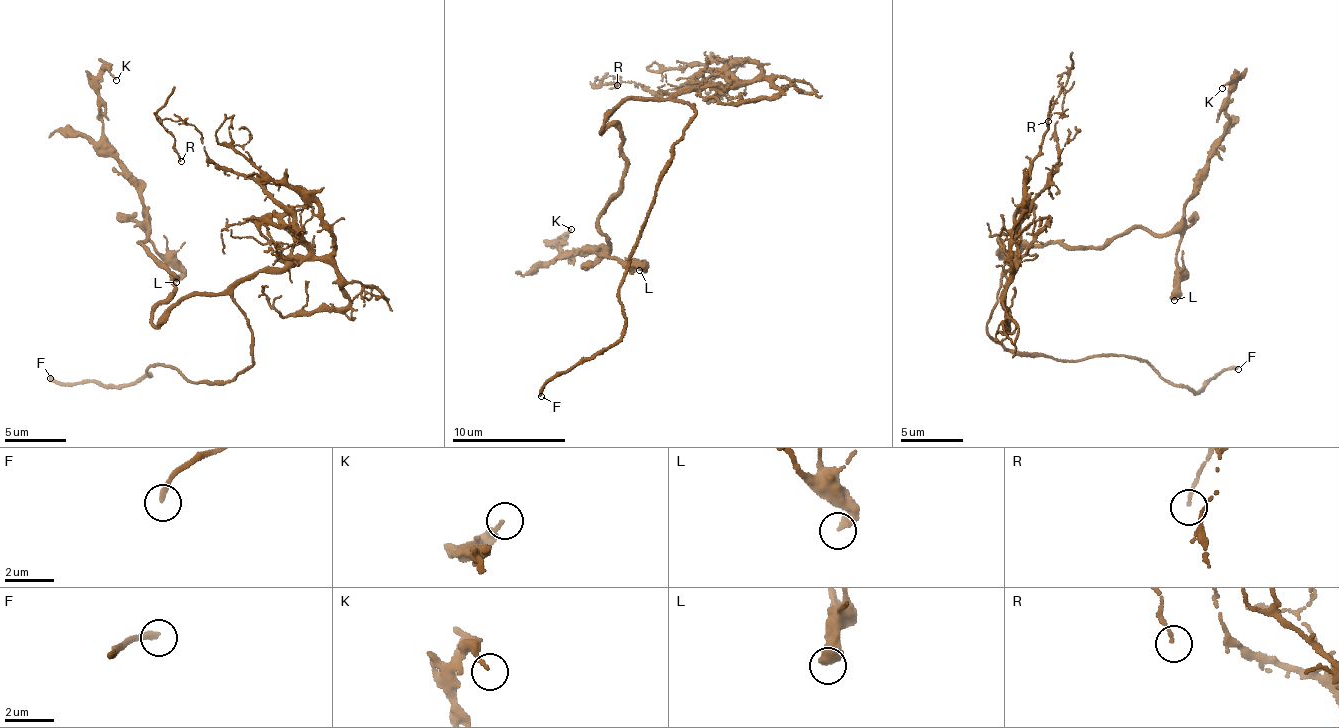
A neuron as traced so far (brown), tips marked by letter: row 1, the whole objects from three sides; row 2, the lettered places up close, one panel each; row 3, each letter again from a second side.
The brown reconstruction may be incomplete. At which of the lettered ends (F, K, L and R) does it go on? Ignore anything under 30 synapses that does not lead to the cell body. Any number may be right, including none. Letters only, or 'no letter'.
F

